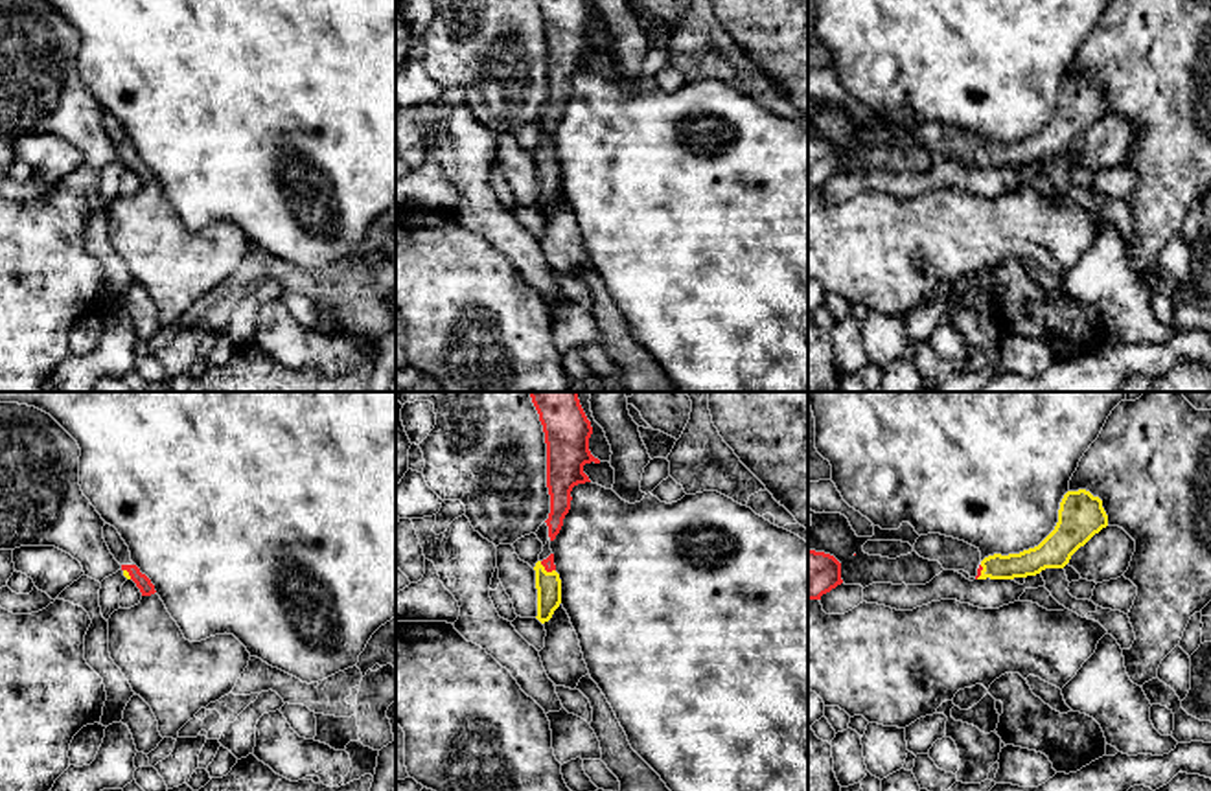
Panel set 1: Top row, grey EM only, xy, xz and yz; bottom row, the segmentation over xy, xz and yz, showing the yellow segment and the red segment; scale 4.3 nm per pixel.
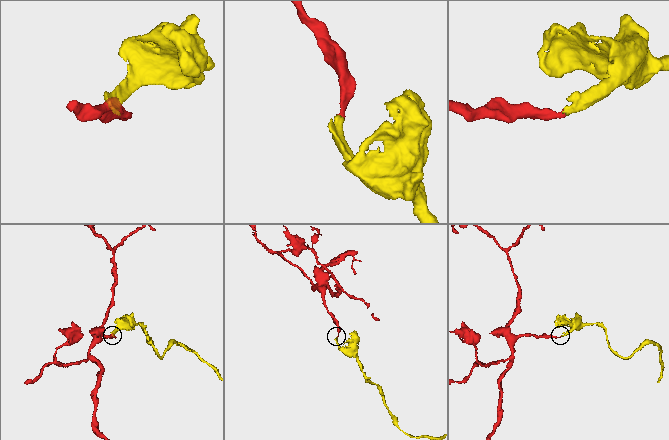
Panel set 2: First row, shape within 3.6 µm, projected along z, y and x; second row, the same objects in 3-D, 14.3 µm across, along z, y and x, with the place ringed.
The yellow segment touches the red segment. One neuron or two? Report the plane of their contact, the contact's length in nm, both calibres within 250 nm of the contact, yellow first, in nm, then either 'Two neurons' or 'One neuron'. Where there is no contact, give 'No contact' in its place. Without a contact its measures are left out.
Touches yellow in xz. Shared border 80 nm. Thickness 110 nm (yellow) against 50 nm. One neuron

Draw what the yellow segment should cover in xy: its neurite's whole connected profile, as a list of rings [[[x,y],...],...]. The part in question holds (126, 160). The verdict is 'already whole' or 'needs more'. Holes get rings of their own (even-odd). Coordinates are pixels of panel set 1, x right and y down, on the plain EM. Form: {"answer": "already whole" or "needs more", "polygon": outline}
{"answer": "needs more", "polygon": [[[121,153],[123,164],[127,167],[133,167],[136,171],[136,175],[140,177],[142,184],[151,184],[155,182],[155,173],[151,171],[151,167],[140,160],[140,156],[136,153]]]}

